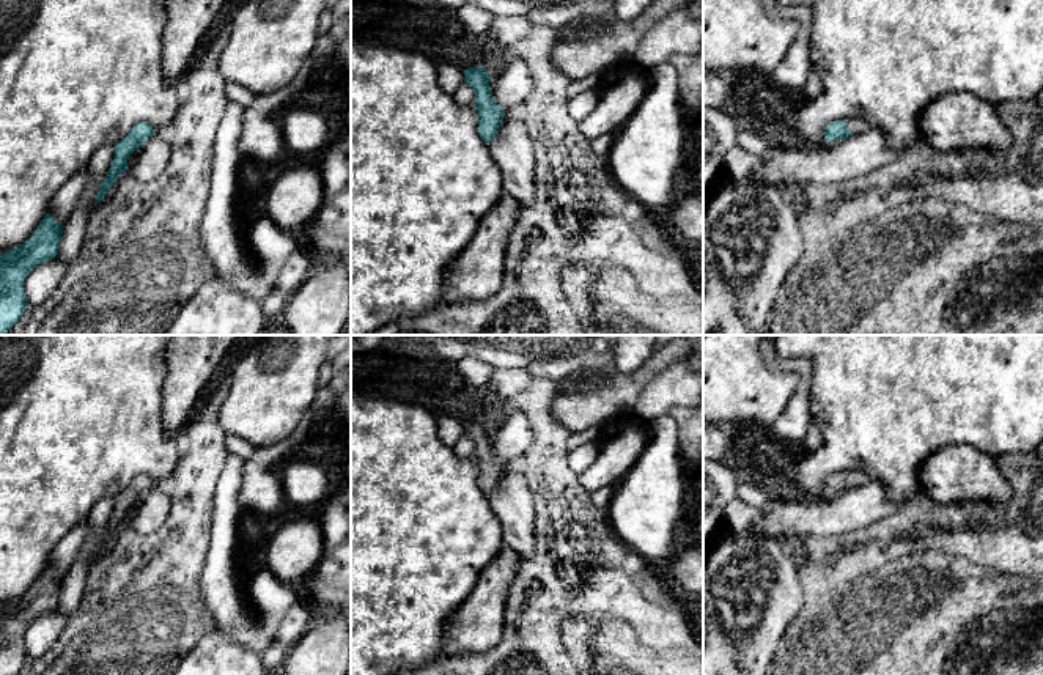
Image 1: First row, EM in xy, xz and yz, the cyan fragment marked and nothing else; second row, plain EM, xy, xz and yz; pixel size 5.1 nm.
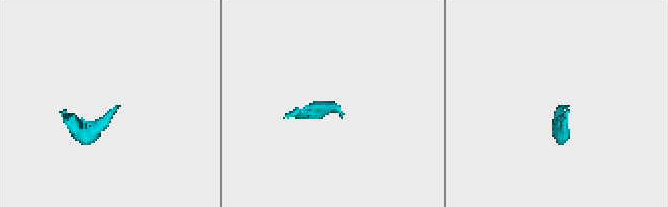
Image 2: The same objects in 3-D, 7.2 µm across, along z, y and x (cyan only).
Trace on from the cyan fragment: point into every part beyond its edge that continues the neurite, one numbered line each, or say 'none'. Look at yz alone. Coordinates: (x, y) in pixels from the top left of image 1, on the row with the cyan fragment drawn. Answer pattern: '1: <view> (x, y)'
1: yz (855, 125)

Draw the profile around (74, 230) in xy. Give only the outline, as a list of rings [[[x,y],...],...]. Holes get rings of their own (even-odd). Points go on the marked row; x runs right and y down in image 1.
[[[102,145],[88,162],[88,183],[64,223],[58,247],[58,256],[68,267],[76,263],[82,250],[90,211],[96,205],[96,195],[101,190],[102,181],[107,178],[113,156],[115,145]]]

